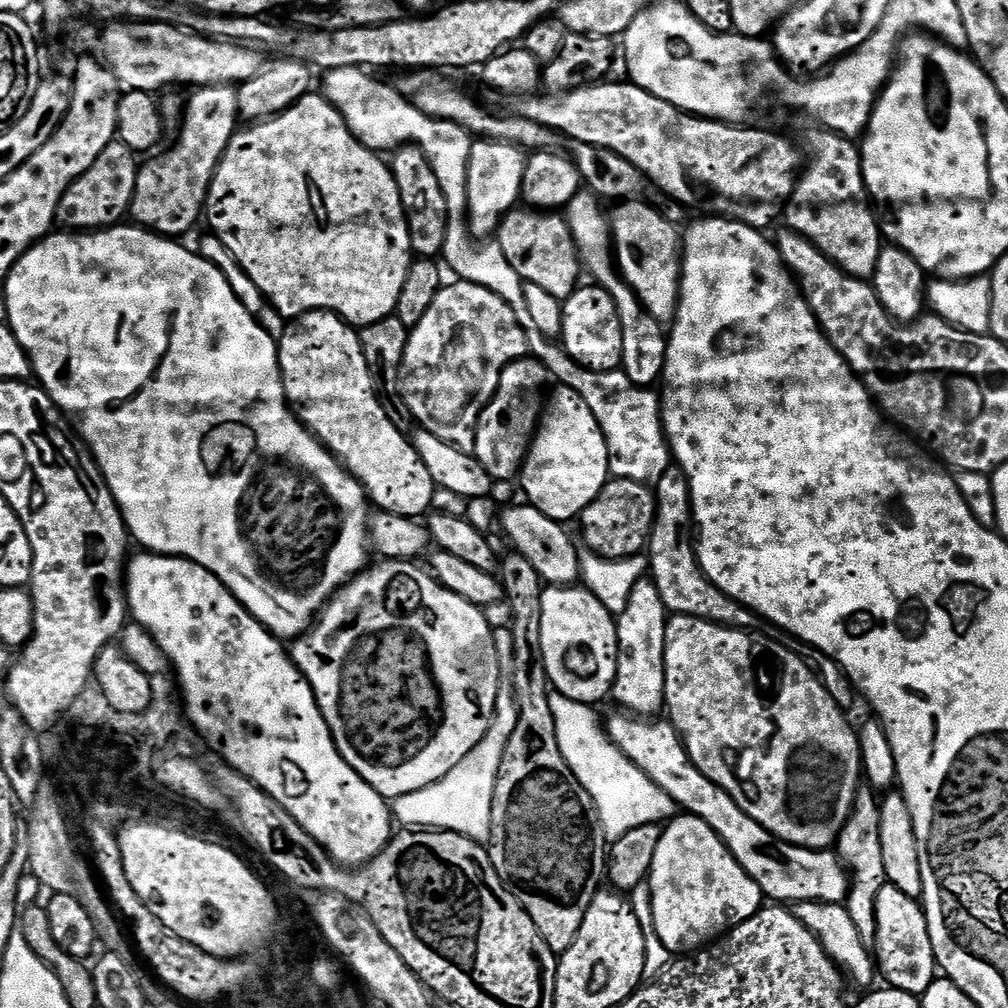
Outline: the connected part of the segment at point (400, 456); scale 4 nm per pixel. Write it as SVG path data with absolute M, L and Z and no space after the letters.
M303 312L287 325L278 339L278 347L284 393L298 419L334 453L379 511L423 517L433 507L432 499L438 495L436 483L430 478L430 470L426 470L426 462L422 462L415 443L404 437L407 436L405 429L390 422L376 391L372 372L366 366L359 331L334 312Z

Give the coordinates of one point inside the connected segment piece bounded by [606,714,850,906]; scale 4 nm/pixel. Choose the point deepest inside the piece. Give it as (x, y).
(783, 871)

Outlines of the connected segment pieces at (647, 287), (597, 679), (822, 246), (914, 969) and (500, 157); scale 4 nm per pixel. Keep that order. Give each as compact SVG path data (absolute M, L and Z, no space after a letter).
M633 198L617 208L620 209L610 216L616 267L644 309L662 326L671 325L680 301L681 233L677 225L668 222L658 209L652 208L643 199Z
M583 586L545 587L542 594L542 658L549 685L559 695L574 702L599 705L599 700L611 693L612 684L616 680L618 634L613 613L608 612L606 606L598 602L596 595Z
M812 126L802 143L812 165L800 172L782 216L784 220L788 219L787 227L791 231L807 239L843 272L859 280L871 281L882 251L882 233L864 181L860 148L852 144L855 143L847 136Z
M885 882L878 893L876 917L878 934L874 960L882 980L884 976L883 983L889 988L923 997L925 990L938 979L938 965L921 901L902 894L898 886Z
M483 138L473 139L468 163L466 198L468 199L467 224L471 235L488 238L499 228L507 212L521 203L522 178L528 165L529 153L510 142Z

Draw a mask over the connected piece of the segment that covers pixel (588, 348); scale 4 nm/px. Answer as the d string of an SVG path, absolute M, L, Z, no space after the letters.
M577 287L576 292L563 301L562 347L583 368L591 371L614 371L622 364L622 322L614 298L606 289Z

